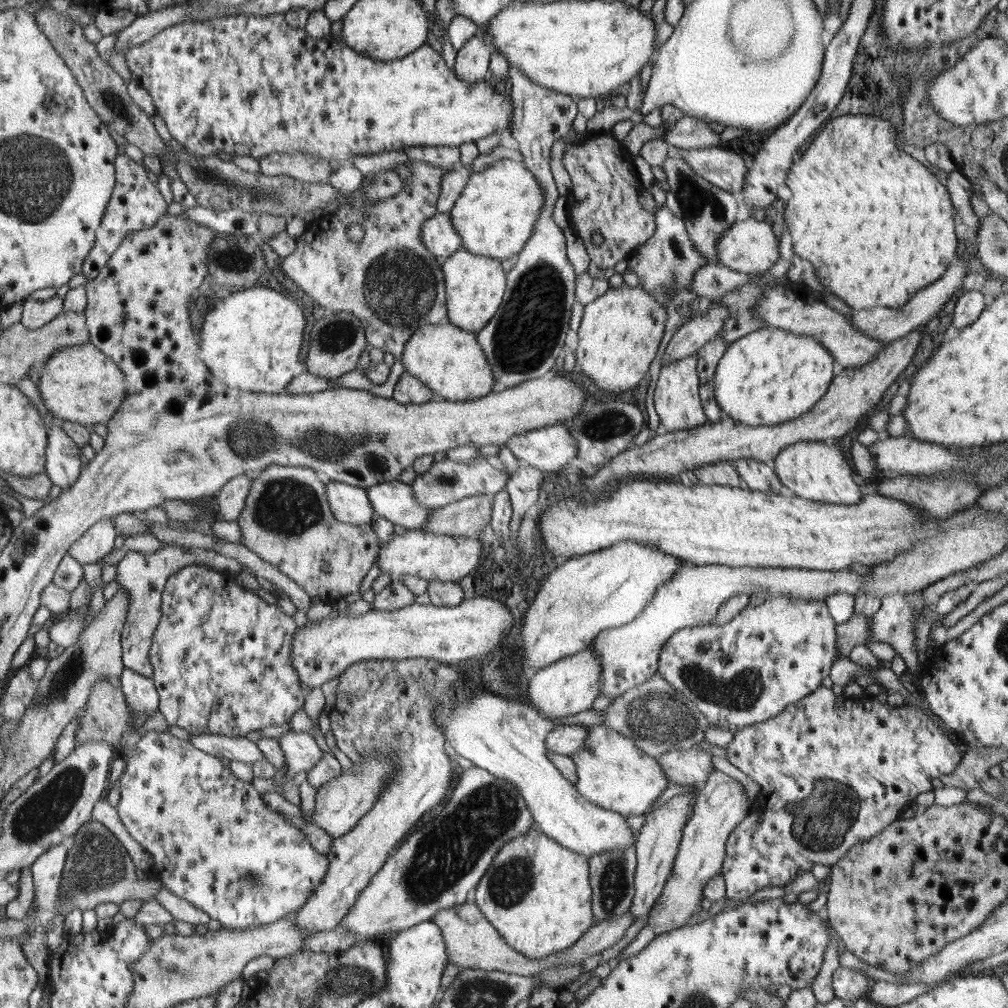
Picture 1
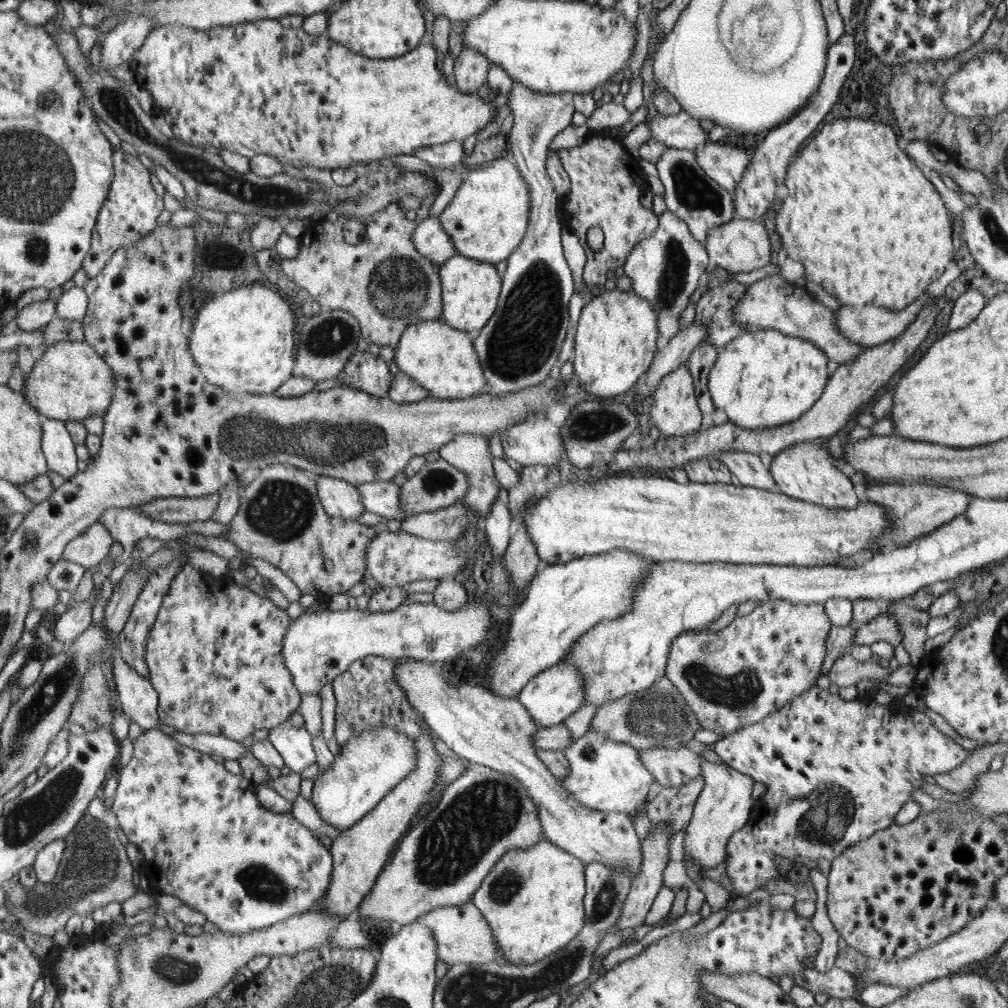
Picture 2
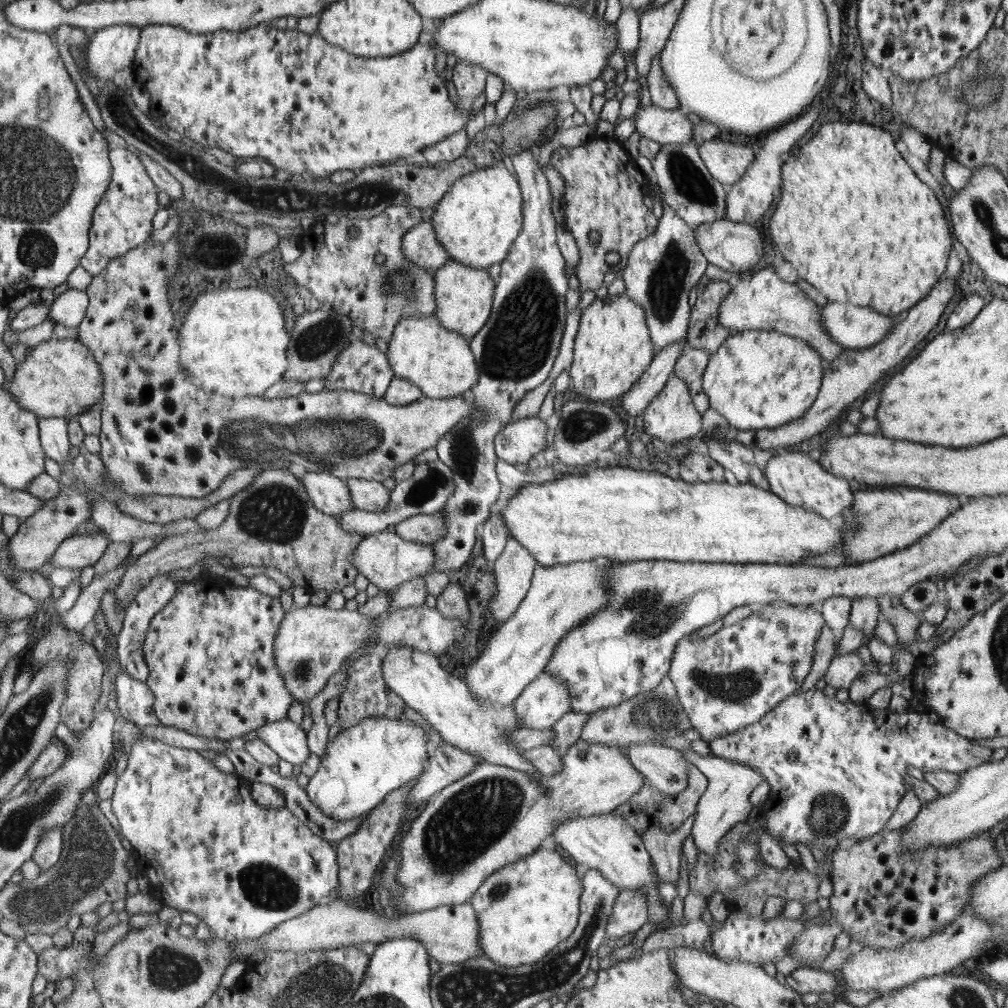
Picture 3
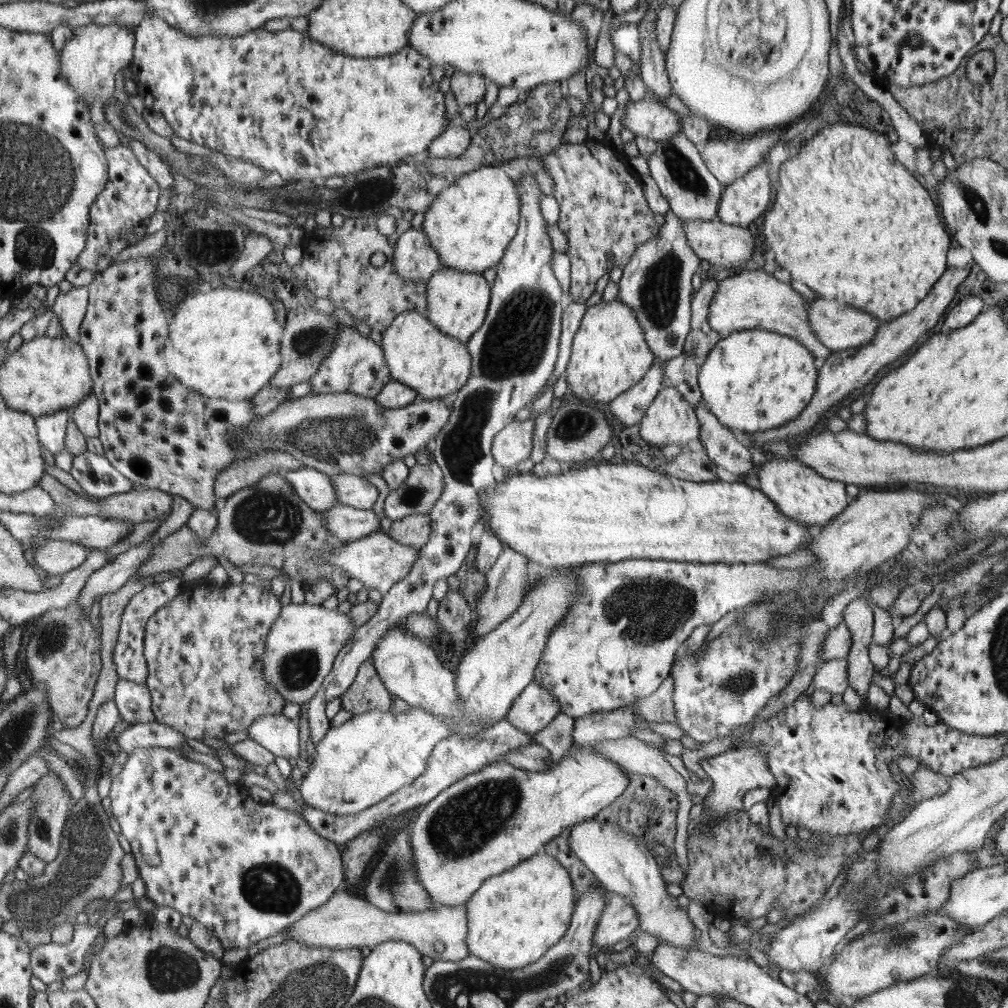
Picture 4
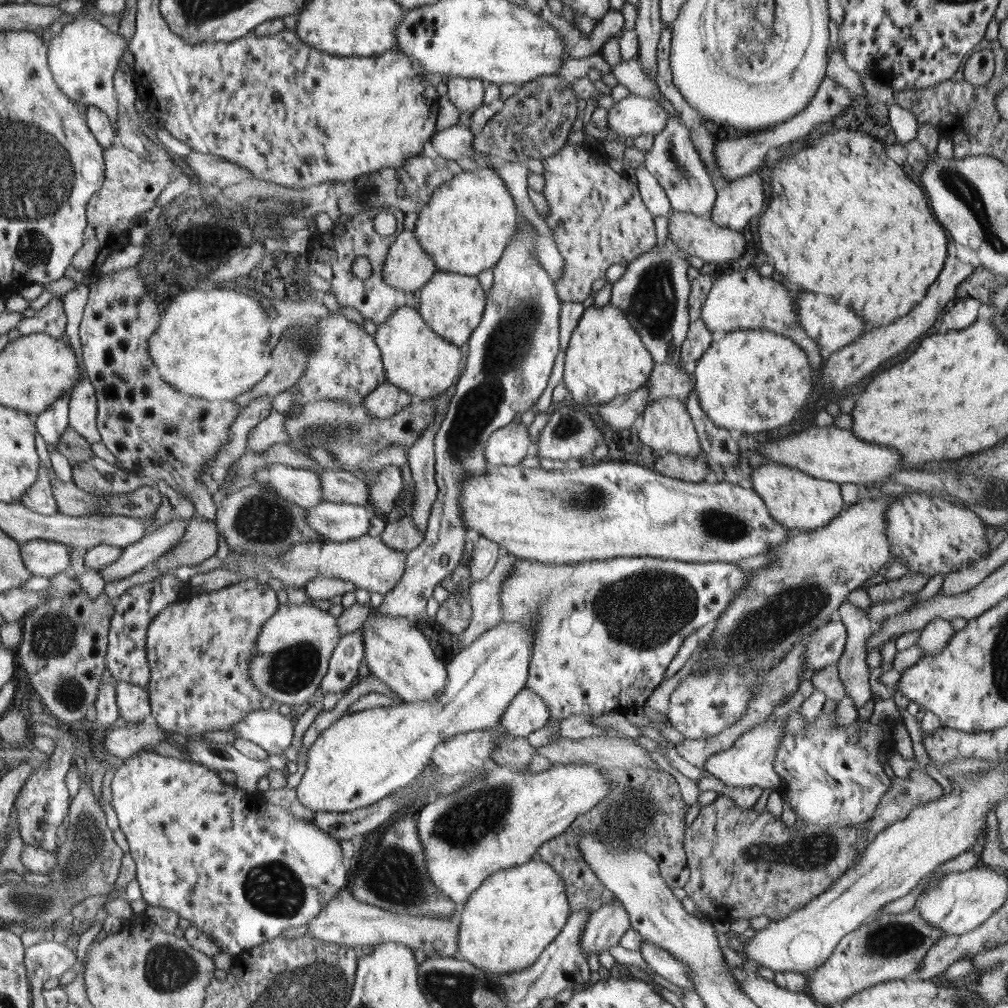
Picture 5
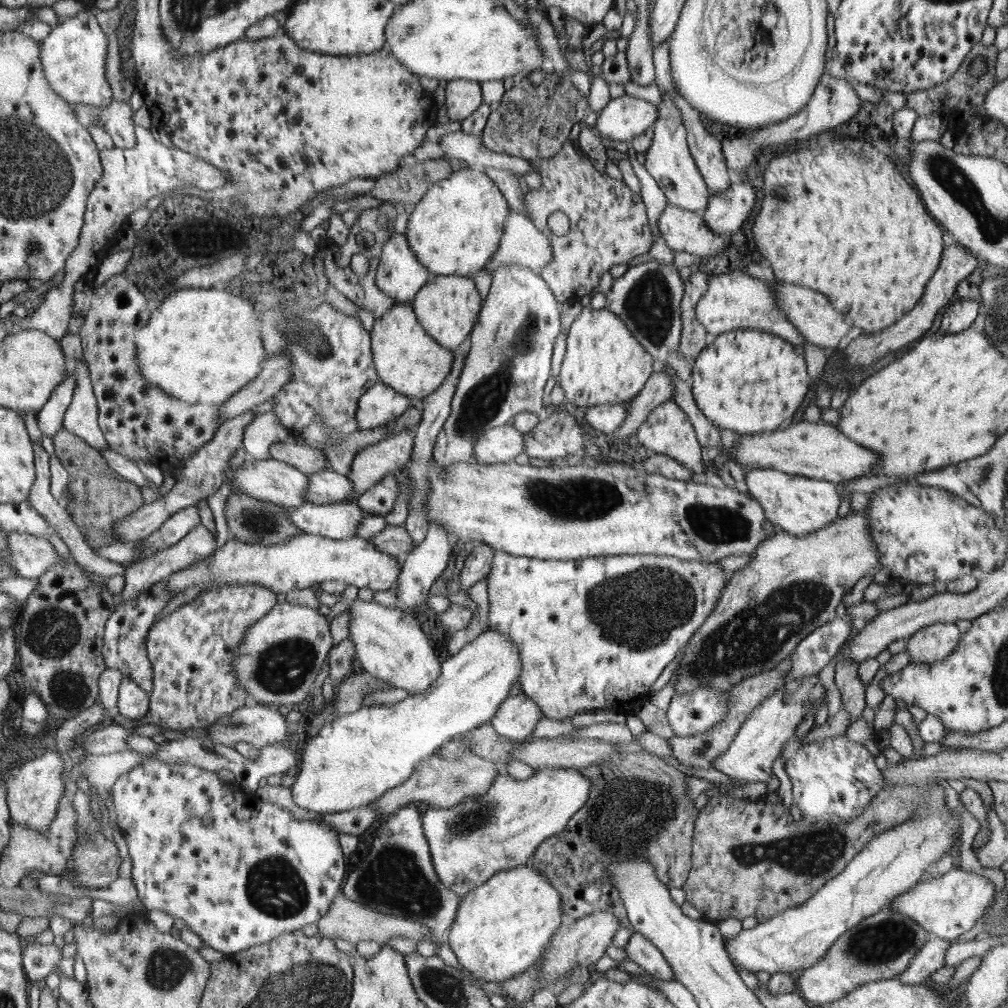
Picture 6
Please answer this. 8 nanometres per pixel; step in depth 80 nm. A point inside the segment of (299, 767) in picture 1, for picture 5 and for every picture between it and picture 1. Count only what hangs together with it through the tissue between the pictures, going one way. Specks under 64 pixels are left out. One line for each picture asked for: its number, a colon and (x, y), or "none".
2: (295, 745)
3: (288, 739)
4: (279, 734)
5: (271, 730)

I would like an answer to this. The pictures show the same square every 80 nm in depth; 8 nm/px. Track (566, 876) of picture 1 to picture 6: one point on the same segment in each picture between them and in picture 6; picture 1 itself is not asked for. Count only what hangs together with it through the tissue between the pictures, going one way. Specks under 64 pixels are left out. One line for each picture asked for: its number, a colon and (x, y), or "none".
2: (533, 899)
3: (527, 908)
4: (516, 916)
5: (508, 921)
6: (501, 929)

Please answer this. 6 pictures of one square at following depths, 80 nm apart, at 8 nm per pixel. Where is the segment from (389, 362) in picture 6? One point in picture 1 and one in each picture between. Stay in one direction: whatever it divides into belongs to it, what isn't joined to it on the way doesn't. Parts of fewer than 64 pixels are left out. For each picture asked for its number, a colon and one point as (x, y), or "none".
1: (448, 359)
2: (443, 359)
3: (440, 362)
4: (419, 354)
5: (417, 360)

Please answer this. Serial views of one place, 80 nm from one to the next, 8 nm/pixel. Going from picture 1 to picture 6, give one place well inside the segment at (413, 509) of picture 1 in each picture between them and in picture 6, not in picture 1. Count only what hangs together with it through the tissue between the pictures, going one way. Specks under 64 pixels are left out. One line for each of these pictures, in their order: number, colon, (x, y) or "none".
2: (382, 499)
3: (370, 495)
4: (353, 490)
5: (339, 486)
6: (324, 487)

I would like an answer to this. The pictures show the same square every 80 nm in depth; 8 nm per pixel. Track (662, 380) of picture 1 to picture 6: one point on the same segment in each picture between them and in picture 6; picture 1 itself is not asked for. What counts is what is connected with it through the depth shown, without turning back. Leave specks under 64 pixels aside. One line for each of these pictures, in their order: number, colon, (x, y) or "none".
2: (675, 412)
3: (671, 416)
4: (670, 419)
5: (666, 423)
6: (667, 430)

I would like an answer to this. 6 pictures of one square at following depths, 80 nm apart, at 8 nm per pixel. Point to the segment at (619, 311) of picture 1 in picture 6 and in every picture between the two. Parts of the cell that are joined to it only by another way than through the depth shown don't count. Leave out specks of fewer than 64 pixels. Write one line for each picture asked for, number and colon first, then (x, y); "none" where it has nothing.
2: (617, 336)
3: (613, 347)
4: (609, 354)
5: (606, 358)
6: (603, 364)

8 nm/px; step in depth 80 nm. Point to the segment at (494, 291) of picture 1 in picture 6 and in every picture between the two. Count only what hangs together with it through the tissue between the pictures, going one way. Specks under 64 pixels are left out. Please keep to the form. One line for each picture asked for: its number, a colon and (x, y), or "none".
2: (471, 289)
3: (465, 295)
4: (458, 302)
5: (453, 304)
6: (448, 307)

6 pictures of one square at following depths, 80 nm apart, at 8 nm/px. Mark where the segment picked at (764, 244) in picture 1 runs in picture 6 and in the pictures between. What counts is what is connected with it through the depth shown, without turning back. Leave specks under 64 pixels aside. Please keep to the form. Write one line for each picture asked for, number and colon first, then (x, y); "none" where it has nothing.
2: (739, 245)
3: (733, 246)
4: (724, 246)
5: (699, 236)
6: (684, 231)

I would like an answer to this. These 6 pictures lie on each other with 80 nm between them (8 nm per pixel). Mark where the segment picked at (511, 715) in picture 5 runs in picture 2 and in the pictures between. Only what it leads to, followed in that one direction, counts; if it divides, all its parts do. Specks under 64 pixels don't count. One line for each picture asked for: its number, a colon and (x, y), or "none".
2: (551, 697)
3: (546, 700)
4: (535, 709)

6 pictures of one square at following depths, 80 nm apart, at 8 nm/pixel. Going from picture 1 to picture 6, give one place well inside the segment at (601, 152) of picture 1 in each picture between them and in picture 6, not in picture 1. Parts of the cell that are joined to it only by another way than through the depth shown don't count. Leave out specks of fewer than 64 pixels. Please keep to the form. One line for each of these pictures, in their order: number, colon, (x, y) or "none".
2: (606, 183)
3: (604, 190)
4: (603, 211)
5: (598, 217)
6: (609, 222)

